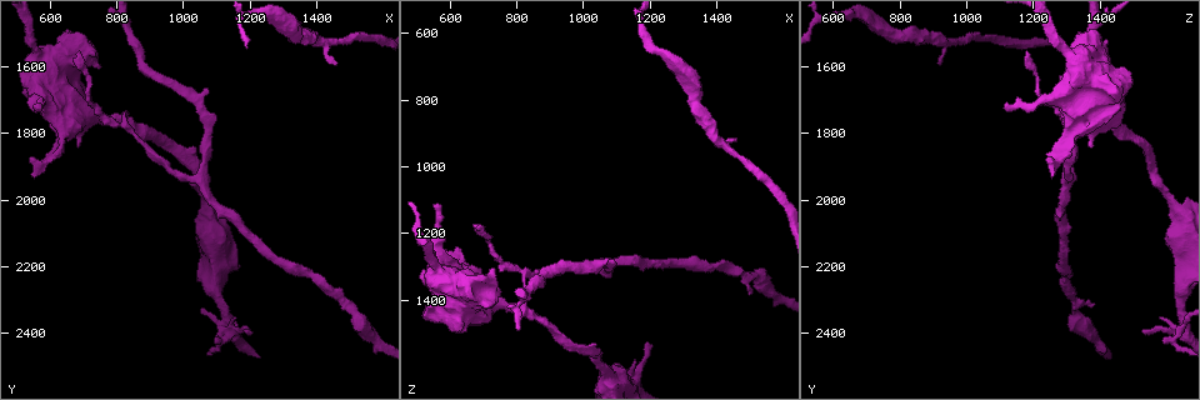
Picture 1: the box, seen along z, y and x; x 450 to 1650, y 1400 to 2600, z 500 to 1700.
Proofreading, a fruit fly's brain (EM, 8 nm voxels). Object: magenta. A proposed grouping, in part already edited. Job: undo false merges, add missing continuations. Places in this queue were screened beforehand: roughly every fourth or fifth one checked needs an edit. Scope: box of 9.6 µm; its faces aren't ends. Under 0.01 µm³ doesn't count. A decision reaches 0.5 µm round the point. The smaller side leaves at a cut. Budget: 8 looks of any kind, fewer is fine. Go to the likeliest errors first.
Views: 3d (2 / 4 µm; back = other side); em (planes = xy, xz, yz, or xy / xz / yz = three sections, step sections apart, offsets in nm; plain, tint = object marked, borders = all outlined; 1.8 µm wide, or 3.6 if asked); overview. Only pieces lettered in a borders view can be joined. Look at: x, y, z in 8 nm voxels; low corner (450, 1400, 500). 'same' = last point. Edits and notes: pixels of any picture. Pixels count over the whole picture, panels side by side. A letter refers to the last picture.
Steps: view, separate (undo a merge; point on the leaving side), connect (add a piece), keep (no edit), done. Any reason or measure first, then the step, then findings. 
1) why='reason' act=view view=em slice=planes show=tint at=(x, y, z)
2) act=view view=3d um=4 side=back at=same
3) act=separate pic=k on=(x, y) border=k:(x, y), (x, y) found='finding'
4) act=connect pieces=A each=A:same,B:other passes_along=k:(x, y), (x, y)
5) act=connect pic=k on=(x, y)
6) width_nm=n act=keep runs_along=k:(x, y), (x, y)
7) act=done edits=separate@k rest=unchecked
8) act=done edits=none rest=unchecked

why='branch point' act=view view=3d um=2 side=back at=(1040, 1940, 1300)

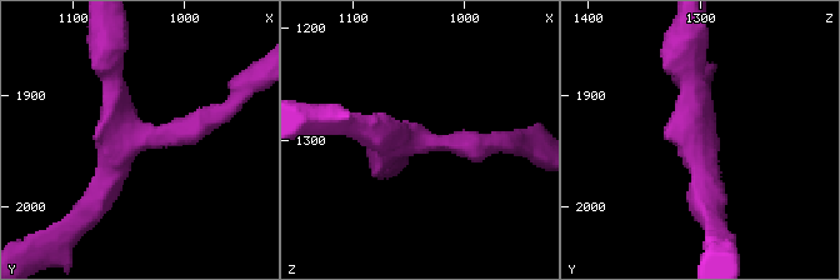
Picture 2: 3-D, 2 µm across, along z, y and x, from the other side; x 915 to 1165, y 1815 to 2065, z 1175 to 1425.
arms=3 arm_widths_nm=170,200,260 why='need the tissue' act=view view=em slice=planes show=borders at=(1046, 1936, 1300)

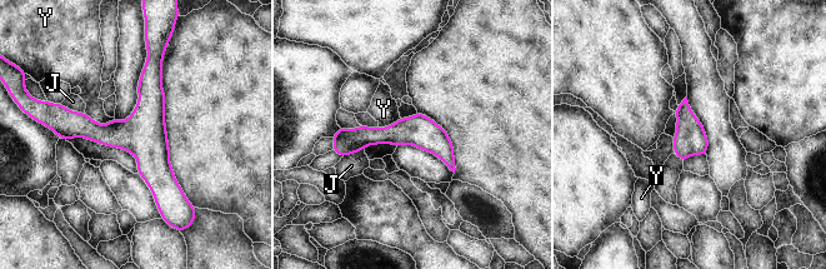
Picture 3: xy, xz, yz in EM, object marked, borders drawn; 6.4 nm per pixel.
longest_contact=Y:200nm act=keep each=J:other,Y:other found='one neuron here'

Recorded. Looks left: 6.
why='sudden change in width' act=view view=3d um=4 at=(810, 1750, 1420)

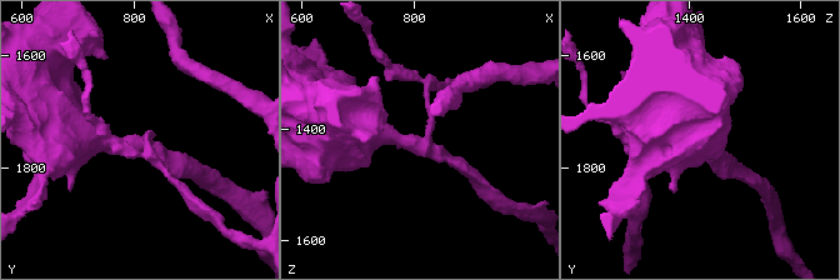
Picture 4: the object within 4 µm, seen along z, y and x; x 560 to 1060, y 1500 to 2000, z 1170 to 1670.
arms=3 act=view view=em um=3.6 slice=planes show=borders at=(810, 1760, 1430)

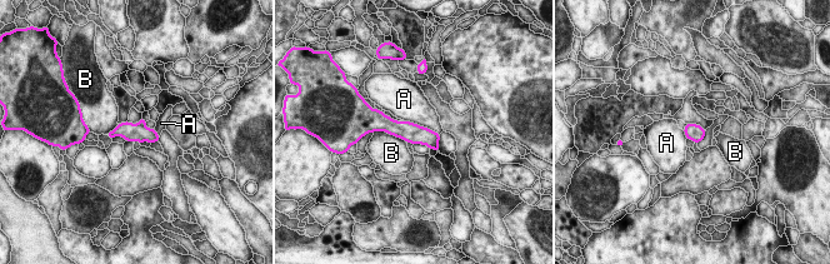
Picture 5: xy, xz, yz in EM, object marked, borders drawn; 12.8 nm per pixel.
act=separate pic=5 on=(143, 123) each=A:other,B:other border=5:(138, 123), (145, 126) found='two neurons meet here'

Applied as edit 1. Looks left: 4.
act=done edits=separate@5 rest=unchecked

